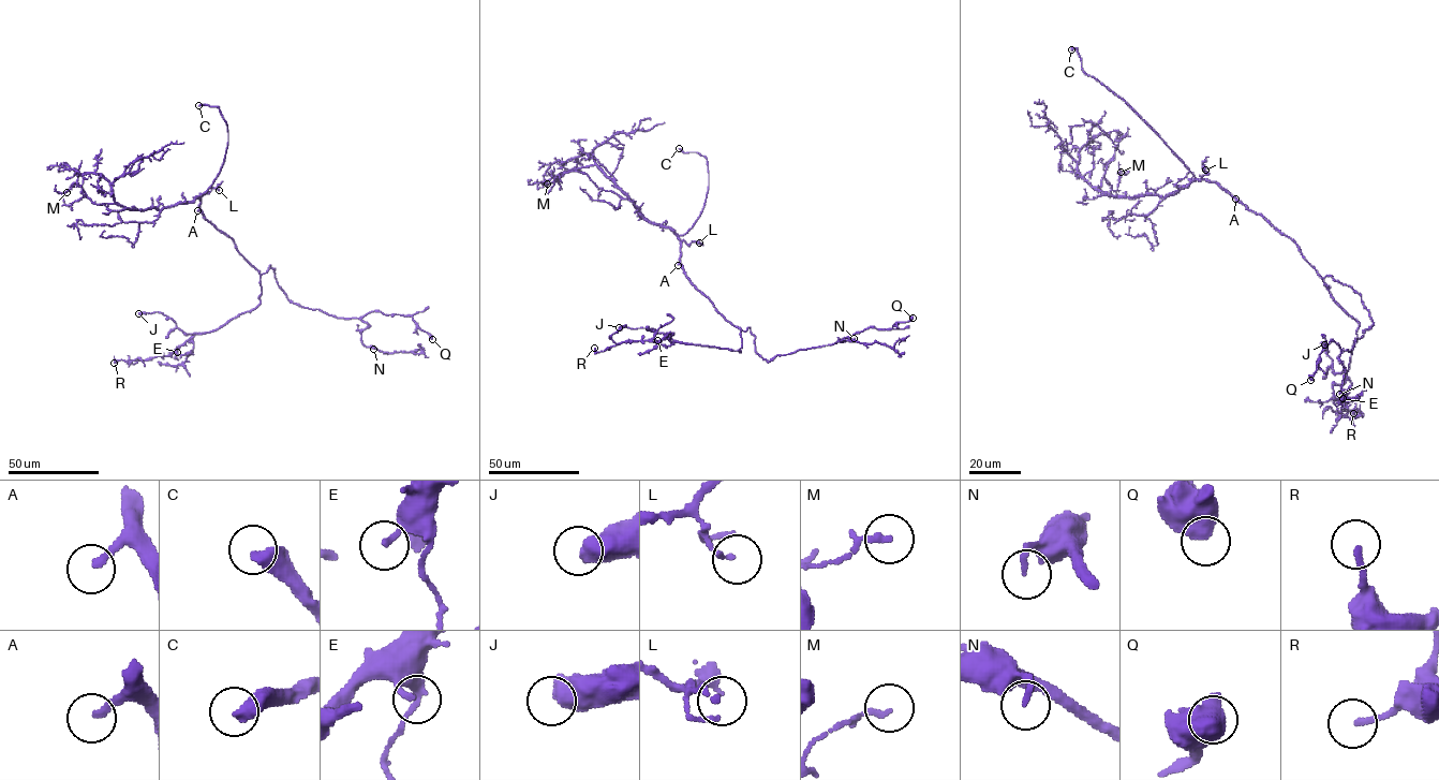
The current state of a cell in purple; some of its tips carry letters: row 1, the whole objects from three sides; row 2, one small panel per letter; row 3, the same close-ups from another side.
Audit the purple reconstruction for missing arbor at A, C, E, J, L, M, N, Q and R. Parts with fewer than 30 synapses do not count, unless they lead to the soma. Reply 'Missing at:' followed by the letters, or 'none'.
Missing at: A, C

